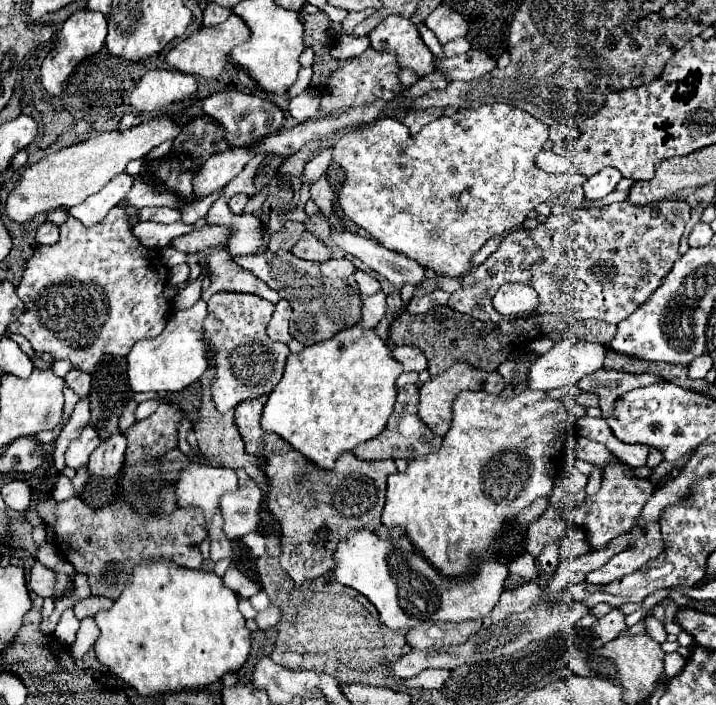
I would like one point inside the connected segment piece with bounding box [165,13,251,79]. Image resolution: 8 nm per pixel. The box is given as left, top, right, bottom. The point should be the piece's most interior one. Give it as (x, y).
(205, 53)

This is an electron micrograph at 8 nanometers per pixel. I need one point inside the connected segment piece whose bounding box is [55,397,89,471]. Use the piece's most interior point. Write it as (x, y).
(80, 418)

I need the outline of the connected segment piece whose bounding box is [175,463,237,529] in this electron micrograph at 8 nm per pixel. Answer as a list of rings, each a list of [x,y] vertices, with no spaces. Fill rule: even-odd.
[[[191,463],[181,473],[175,485],[179,507],[201,509],[205,517],[205,529],[211,527],[211,519],[219,509],[221,495],[235,489],[237,489],[237,475],[233,469],[221,469],[199,463]]]

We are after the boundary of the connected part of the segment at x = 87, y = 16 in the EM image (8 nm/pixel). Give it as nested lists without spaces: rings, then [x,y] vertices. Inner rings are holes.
[[[77,11],[75,15],[71,15],[65,21],[63,31],[59,35],[59,41],[55,45],[55,51],[51,51],[41,65],[41,83],[47,91],[47,95],[59,97],[63,93],[69,77],[75,73],[75,67],[83,59],[101,51],[101,47],[105,43],[105,35],[107,35],[107,21],[103,19],[103,15],[99,15],[95,11]]]

